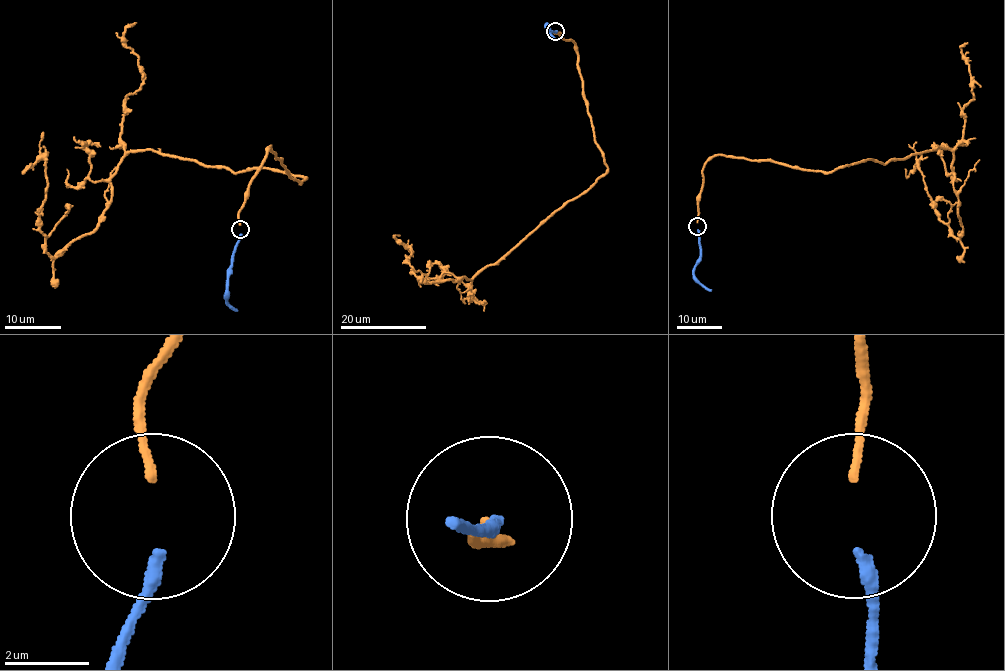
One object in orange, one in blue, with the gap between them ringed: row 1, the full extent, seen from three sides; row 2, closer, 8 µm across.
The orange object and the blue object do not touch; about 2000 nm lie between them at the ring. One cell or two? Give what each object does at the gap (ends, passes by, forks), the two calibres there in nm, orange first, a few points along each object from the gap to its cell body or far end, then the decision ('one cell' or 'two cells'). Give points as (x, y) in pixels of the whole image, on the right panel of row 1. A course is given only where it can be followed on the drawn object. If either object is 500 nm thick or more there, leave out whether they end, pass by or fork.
orange ends there; blue ends there; 180 nm thick on the orange side, 320 nm on the other; orange runs (697, 222), (716, 155), (832, 172), (937, 147), (953, 153), (962, 233), (939, 219), (919, 165), (905, 169); blue runs (697, 230), (700, 257), (693, 276), (711, 290); two cells

